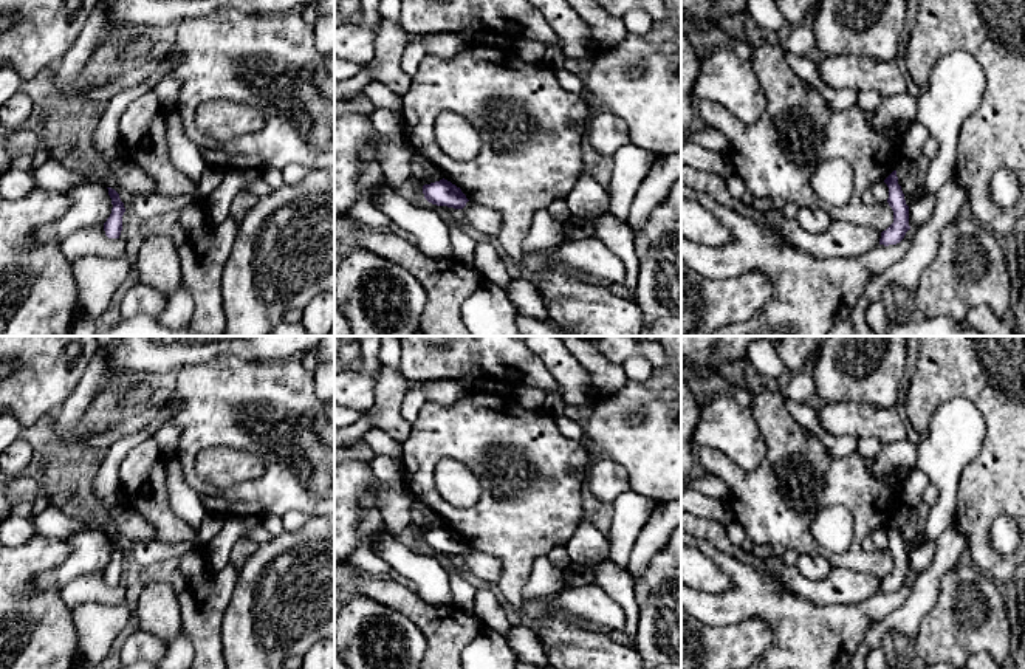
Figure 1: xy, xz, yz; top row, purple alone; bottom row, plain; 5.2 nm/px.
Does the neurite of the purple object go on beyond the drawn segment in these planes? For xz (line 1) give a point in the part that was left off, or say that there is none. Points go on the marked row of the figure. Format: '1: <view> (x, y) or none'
1: xz (417, 192)

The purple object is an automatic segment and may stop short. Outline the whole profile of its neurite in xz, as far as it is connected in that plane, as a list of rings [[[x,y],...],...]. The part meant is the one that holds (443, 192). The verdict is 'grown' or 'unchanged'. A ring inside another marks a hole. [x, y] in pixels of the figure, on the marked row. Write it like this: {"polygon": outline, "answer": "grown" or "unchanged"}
{"polygon": [[[444,178],[410,189],[410,198],[413,201],[426,198],[432,204],[447,206],[454,209],[463,209],[469,201],[460,187]]], "answer": "grown"}

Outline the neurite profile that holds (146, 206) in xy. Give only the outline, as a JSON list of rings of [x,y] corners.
[[[159,194],[132,195],[132,211],[141,220],[153,218],[172,211],[178,211],[187,204],[189,195],[167,198]]]

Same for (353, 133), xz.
[[[364,113],[334,118],[334,225],[362,197],[359,163],[379,133]]]

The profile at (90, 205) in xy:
[[[88,180],[73,187],[67,197],[70,209],[60,218],[33,232],[31,237],[39,246],[45,243],[60,245],[77,231],[102,226],[111,214],[113,204],[108,189],[98,180]]]

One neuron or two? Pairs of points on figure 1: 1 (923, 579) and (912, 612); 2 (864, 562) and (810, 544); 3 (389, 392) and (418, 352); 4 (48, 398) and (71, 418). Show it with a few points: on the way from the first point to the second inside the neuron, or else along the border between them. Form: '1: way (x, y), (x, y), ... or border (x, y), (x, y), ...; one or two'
1: way (923, 587), (923, 598), (918, 604); one
2: way (850, 561), (836, 561), (824, 553); one
3: border (398, 372), (407, 383); two
4: border (81, 377), (73, 392), (53, 414); two

